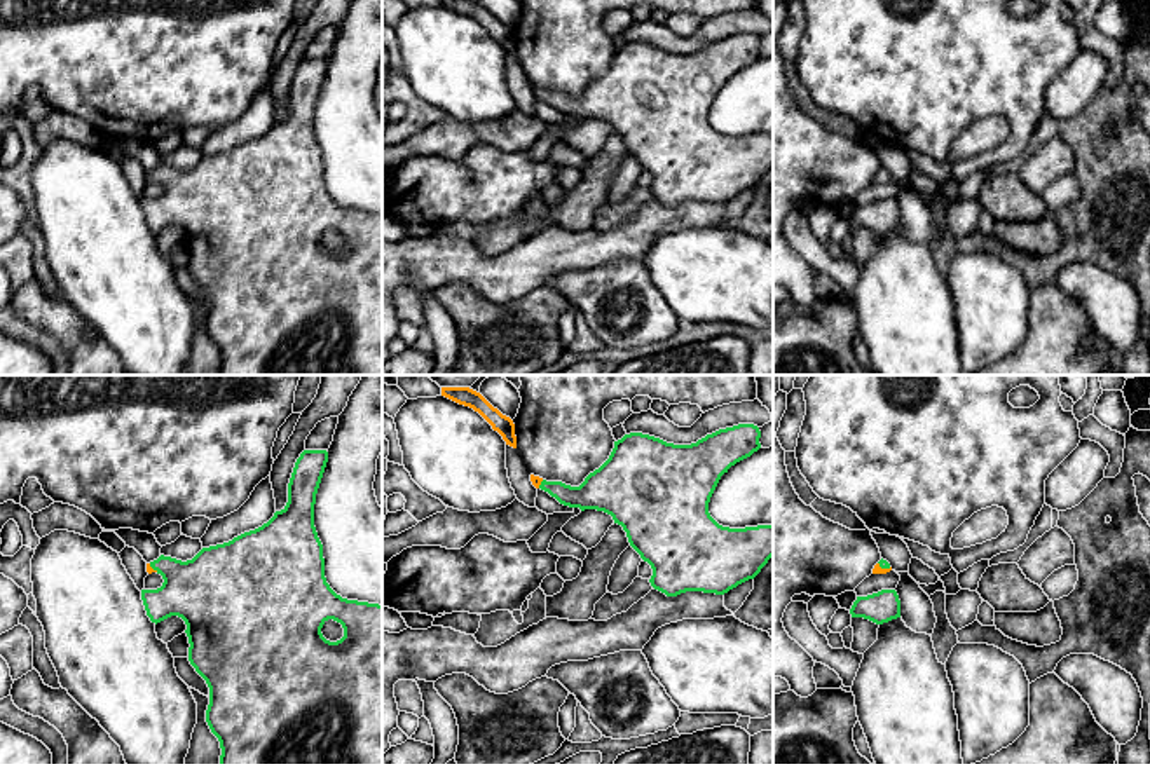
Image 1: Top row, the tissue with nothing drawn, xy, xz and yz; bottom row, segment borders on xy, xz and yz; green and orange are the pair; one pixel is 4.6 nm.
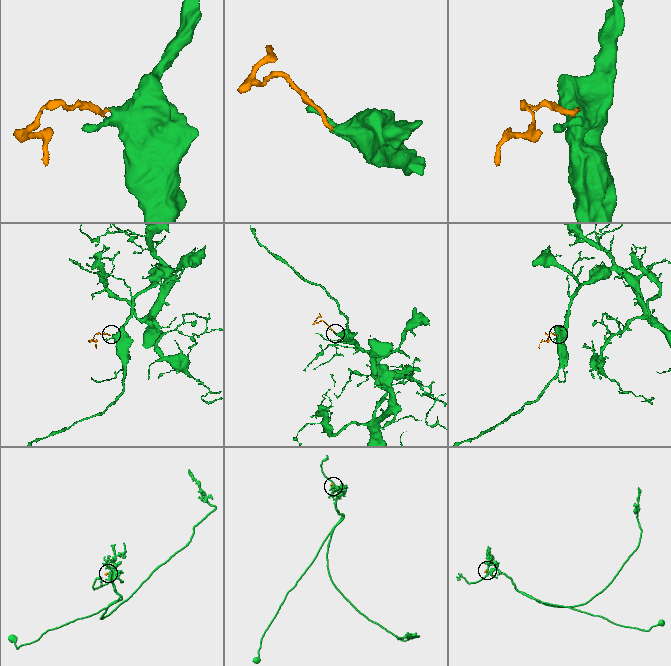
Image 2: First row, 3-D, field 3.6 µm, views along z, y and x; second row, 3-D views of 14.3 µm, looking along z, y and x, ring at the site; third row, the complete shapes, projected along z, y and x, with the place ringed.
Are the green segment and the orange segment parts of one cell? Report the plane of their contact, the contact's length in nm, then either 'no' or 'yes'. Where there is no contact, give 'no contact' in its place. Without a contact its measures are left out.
contact in yz; length 70 nm; yes

